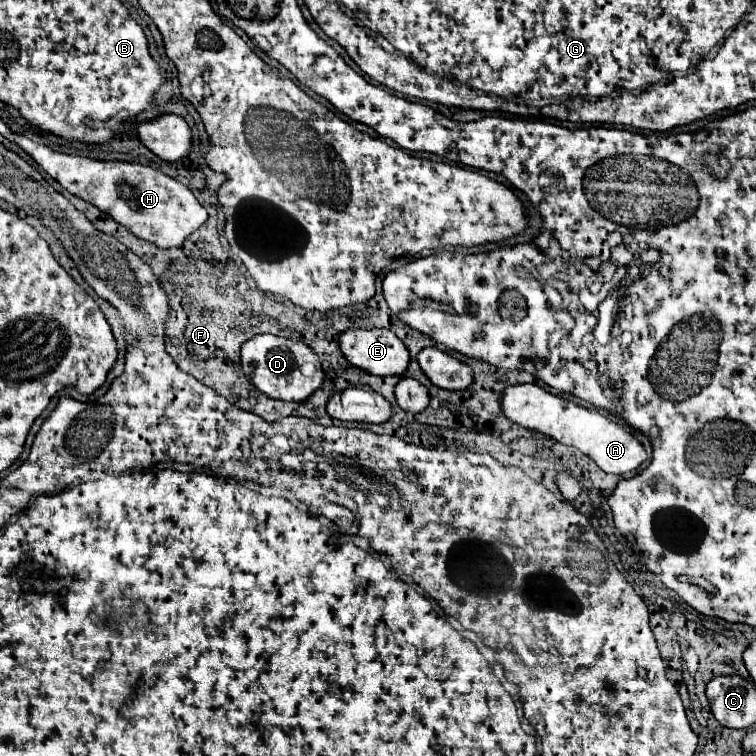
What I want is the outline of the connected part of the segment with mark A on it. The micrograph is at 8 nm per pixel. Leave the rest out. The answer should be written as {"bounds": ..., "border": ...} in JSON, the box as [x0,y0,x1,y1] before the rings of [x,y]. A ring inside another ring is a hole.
{"bounds":[502,384,646,474],"border":[[[538,384],[508,386],[502,394],[502,410],[504,410],[506,418],[520,424],[522,428],[542,432],[542,434],[558,440],[560,444],[578,448],[582,454],[590,456],[604,472],[610,472],[610,474],[632,472],[646,460],[646,452],[644,452],[642,444],[636,440],[632,430],[628,430],[626,426],[614,422],[612,418],[608,418],[596,410],[588,410],[574,402],[562,400],[562,398],[546,392]]]}

